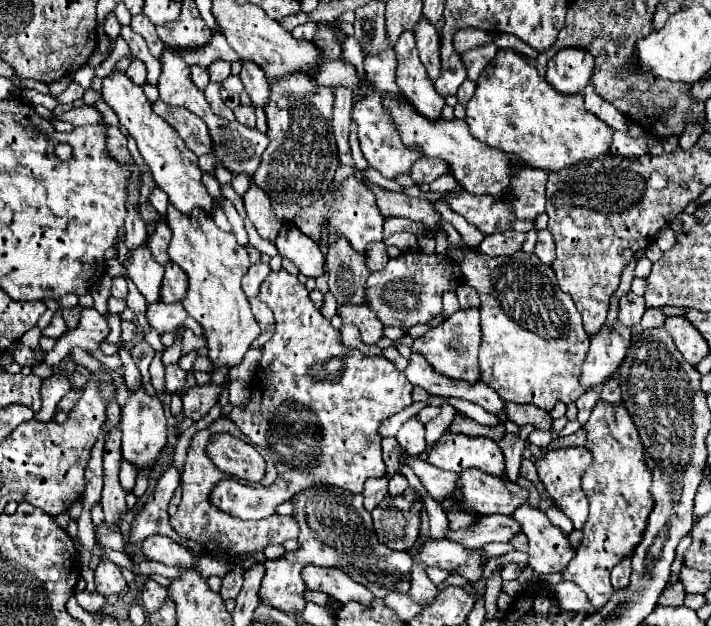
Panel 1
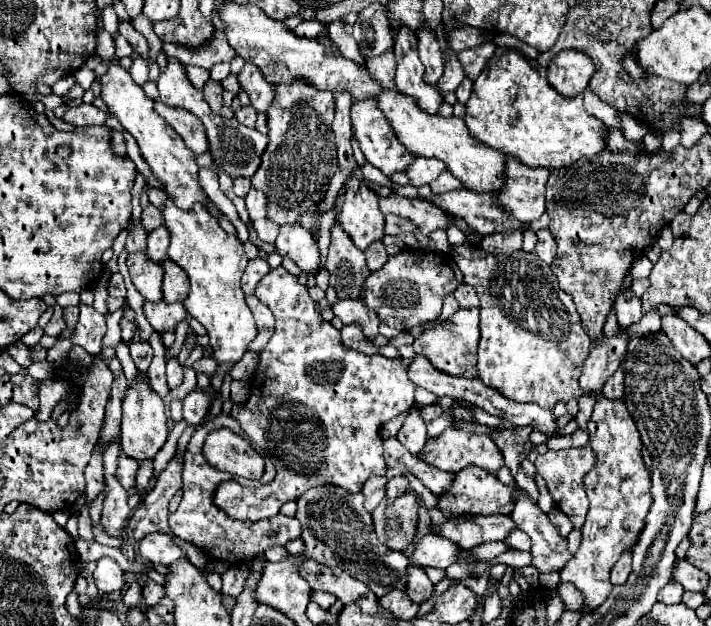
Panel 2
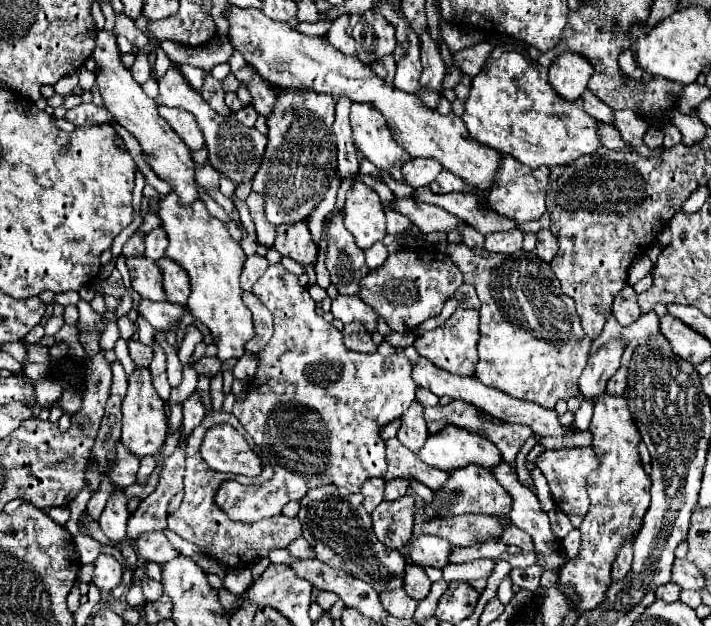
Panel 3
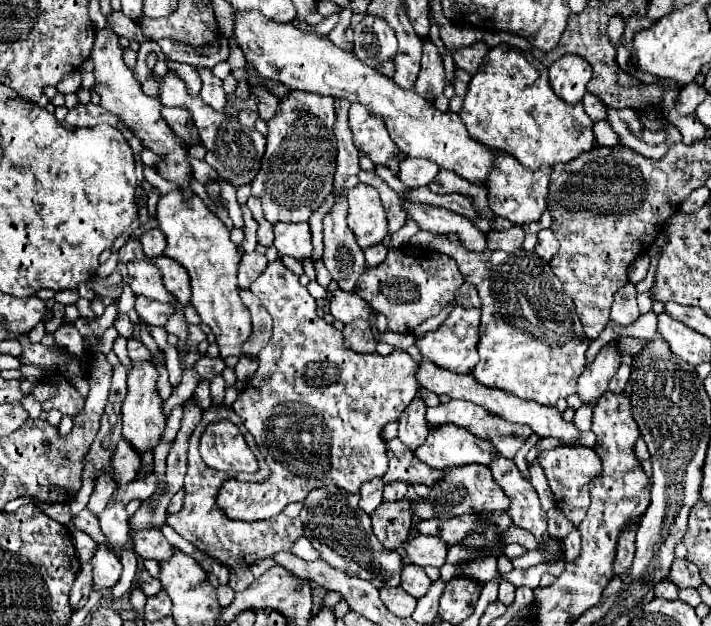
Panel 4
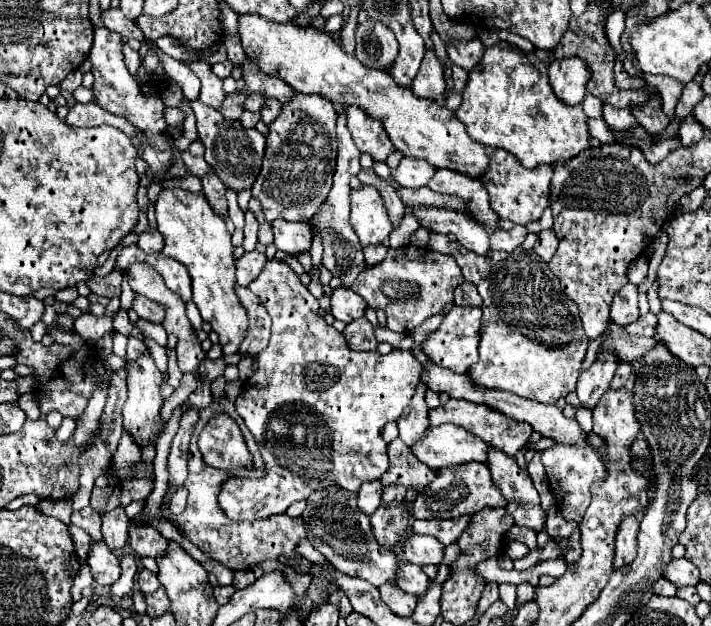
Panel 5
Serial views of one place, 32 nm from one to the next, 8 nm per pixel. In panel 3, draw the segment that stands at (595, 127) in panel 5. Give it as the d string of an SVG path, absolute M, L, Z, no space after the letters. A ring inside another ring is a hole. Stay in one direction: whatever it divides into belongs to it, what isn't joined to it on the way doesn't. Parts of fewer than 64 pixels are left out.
M598 122L598 124L600 124L600 142L602 142L602 146L606 146L610 150L622 150L624 142L622 142L620 134L616 132L616 128L612 124L604 124L604 122Z

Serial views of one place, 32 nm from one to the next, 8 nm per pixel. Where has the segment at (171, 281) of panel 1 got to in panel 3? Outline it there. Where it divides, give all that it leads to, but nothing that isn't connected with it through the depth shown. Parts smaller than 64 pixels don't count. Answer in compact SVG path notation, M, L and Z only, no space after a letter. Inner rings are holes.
M160 258L156 260L156 264L160 266L164 274L164 290L166 290L168 300L180 306L186 306L190 284L188 284L188 274L184 272L184 268L180 268L180 264L168 258Z

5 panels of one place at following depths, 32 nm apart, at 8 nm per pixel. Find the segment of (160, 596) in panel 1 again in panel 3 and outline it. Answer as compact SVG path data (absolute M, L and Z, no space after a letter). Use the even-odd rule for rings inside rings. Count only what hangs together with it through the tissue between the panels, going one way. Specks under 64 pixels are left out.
M148 576L140 578L140 586L144 590L146 600L158 600L160 594L162 594L162 584L156 582L156 580L152 580L152 578L148 578Z

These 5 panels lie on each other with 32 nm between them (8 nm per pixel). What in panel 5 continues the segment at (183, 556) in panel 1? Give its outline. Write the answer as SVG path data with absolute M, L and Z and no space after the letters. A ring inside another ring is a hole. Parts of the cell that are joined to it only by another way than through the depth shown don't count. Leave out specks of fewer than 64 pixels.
M130 522L130 528L128 528L128 536L130 536L130 546L132 550L138 554L138 556L160 556L166 552L166 546L168 546L168 540L152 526L148 528L136 528L136 524Z

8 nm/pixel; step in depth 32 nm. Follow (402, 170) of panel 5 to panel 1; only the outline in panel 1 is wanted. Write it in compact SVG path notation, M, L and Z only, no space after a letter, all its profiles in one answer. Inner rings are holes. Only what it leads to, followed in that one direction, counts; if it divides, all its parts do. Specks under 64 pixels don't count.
M420 158L412 164L412 172L410 172L410 178L414 180L414 184L430 184L434 182L438 176L450 172L448 164L440 158Z

